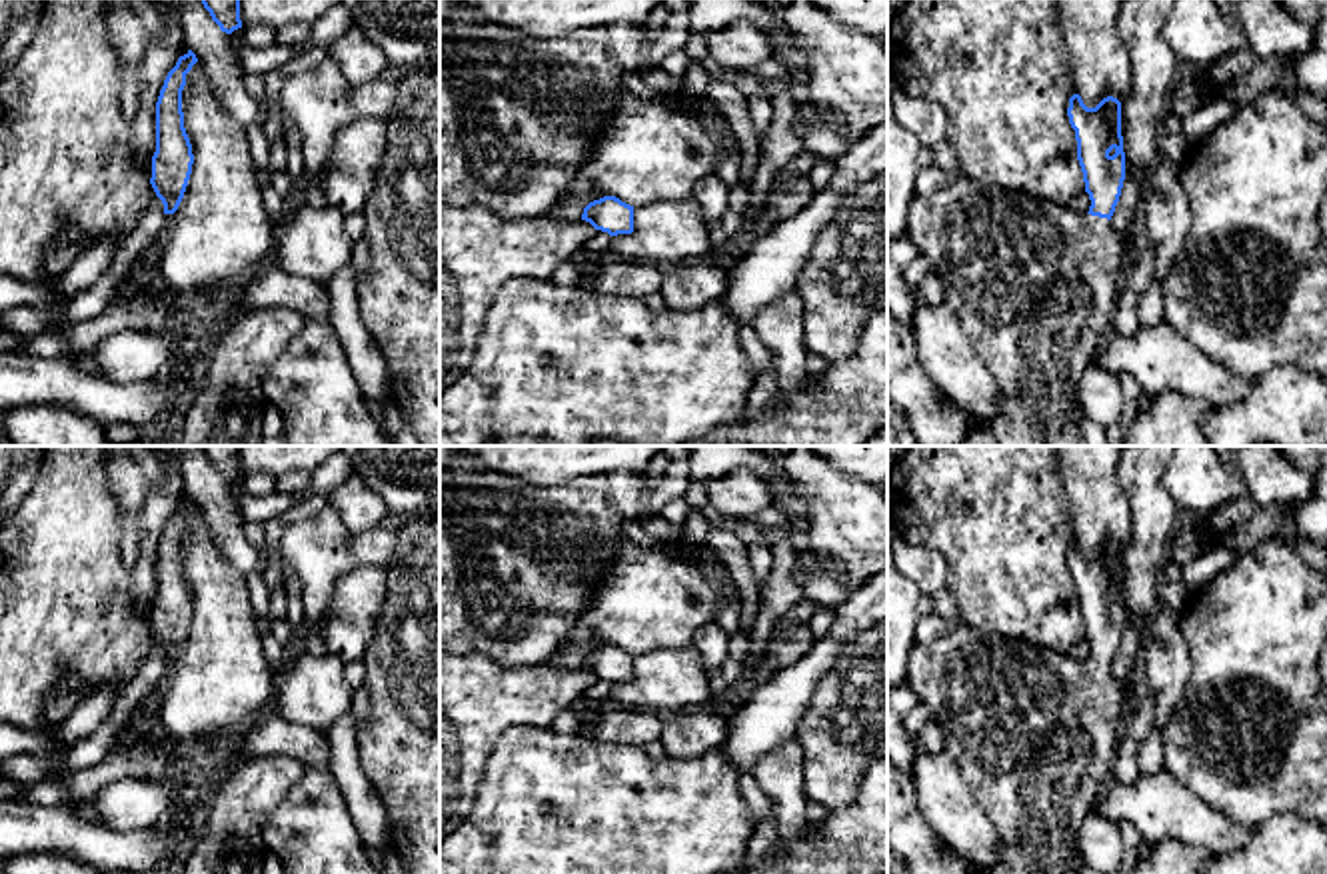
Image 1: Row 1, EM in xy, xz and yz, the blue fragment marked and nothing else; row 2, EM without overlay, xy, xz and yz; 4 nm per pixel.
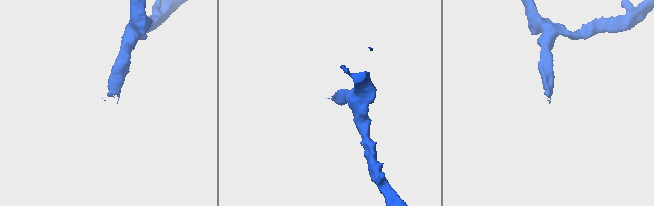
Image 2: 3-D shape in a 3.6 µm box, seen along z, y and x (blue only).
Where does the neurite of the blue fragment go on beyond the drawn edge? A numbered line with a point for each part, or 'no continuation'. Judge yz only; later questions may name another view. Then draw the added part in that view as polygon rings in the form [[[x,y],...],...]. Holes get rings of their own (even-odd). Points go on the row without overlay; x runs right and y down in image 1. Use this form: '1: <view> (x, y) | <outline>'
1: yz (1034, 732) | [[[919,616],[907,656],[905,682],[945,738],[979,810],[995,830],[999,862],[991,874],[1099,874],[1079,852],[1079,826],[1091,814],[1115,772],[1117,744],[1125,732],[1125,700],[1111,668],[1079,662],[1067,652],[987,636],[961,618]]]

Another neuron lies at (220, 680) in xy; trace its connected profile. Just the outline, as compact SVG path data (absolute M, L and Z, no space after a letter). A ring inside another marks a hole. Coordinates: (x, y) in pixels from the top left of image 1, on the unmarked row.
M200 510L186 522L182 560L194 612L178 658L164 662L158 682L162 730L176 744L216 732L244 736L278 690L246 576L220 552Z

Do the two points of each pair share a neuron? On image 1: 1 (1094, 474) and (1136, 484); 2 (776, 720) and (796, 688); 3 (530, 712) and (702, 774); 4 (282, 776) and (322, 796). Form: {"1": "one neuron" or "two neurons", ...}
{"1": "two neurons", "2": "one neuron", "3": "two neurons", "4": "two neurons"}

